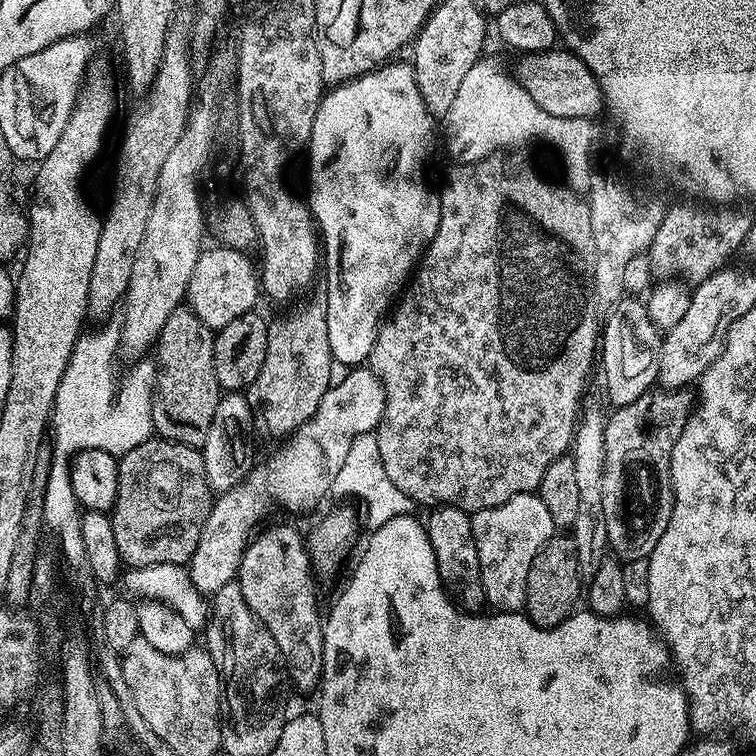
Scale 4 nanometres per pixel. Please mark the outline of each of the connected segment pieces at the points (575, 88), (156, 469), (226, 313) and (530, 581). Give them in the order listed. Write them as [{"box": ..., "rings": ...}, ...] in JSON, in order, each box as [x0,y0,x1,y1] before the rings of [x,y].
[{"box":[519,50,605,120],"rings":[[[549,50],[546,52],[530,52],[519,57],[520,85],[538,102],[546,114],[554,118],[570,118],[571,120],[592,120],[601,111],[605,111],[604,95],[592,72],[575,54],[567,50]]]},{"box":[111,438,214,569],"rings":[[[151,438],[135,446],[118,463],[118,498],[111,510],[114,543],[118,546],[121,561],[129,569],[145,568],[155,564],[187,565],[197,549],[198,540],[205,528],[206,518],[214,499],[205,476],[203,453],[188,444],[174,443],[163,438]]]},{"box":[187,246,262,330],"rings":[[[215,246],[201,251],[198,262],[194,266],[194,274],[190,274],[188,283],[187,307],[192,309],[202,323],[213,330],[220,329],[228,322],[240,318],[257,307],[256,299],[261,299],[262,289],[258,279],[258,268],[247,260],[245,253],[238,248]]]},{"box":[523,534,582,628],"rings":[[[553,534],[544,543],[542,550],[538,550],[530,566],[530,574],[526,578],[526,602],[523,611],[539,628],[557,628],[567,616],[572,615],[579,596],[581,599],[582,577],[578,570],[572,537],[568,534]]]}]

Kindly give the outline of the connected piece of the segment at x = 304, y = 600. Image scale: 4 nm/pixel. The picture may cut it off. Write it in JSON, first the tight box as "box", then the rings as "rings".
{"box":[238,524,324,692],"rings":[[[272,524],[265,532],[257,531],[242,553],[238,579],[246,606],[274,638],[286,658],[286,676],[300,692],[317,687],[322,674],[324,629],[322,612],[316,609],[316,580],[310,567],[305,537],[292,524]]]}

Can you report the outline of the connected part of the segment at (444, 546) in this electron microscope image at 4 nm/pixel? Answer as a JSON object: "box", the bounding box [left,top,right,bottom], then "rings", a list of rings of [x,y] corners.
{"box":[426,506,485,614],"rings":[[[436,506],[426,519],[428,541],[434,550],[434,558],[438,562],[438,574],[441,584],[446,586],[449,597],[463,611],[476,614],[485,607],[484,587],[482,586],[482,574],[478,562],[478,552],[474,546],[474,534],[472,533],[472,518],[469,513],[461,508]]]}

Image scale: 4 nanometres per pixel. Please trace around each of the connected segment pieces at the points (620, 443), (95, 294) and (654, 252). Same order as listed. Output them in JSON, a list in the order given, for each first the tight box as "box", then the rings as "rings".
[{"box":[602,390,694,562],"rings":[[[650,390],[642,398],[630,402],[626,406],[616,408],[615,411],[607,417],[604,425],[604,465],[602,466],[602,514],[606,516],[606,534],[608,535],[608,547],[611,555],[620,562],[630,560],[647,560],[648,555],[658,546],[658,538],[666,534],[666,526],[670,522],[672,513],[672,475],[670,474],[670,454],[674,450],[674,442],[682,434],[682,430],[688,417],[694,408],[694,396],[688,390]]]},{"box":[87,10,194,319],"rings":[[[180,10],[166,30],[166,48],[162,50],[158,74],[143,97],[144,105],[129,118],[116,152],[116,165],[108,180],[108,213],[105,211],[102,216],[98,254],[94,254],[94,267],[90,272],[87,315],[91,319],[107,319],[128,291],[134,258],[138,258],[138,246],[142,246],[142,234],[146,234],[146,221],[154,202],[158,170],[162,170],[162,162],[166,162],[170,150],[178,146],[194,103],[192,56],[188,53],[191,48],[192,16]]]},{"box":[646,202,754,286],"rings":[[[688,202],[692,204],[676,204],[667,209],[662,218],[662,226],[658,226],[658,234],[654,234],[654,242],[650,242],[648,251],[646,253],[646,259],[652,271],[653,277],[657,281],[663,282],[665,280],[675,280],[679,278],[681,281],[687,282],[689,285],[695,286],[701,284],[706,278],[710,278],[715,272],[720,271],[721,268],[725,267],[729,263],[728,260],[732,255],[739,253],[744,244],[744,240],[747,237],[747,232],[750,231],[752,224],[754,223],[753,217],[748,217],[746,213],[743,212],[743,207],[740,206],[713,206],[708,202]]]}]

